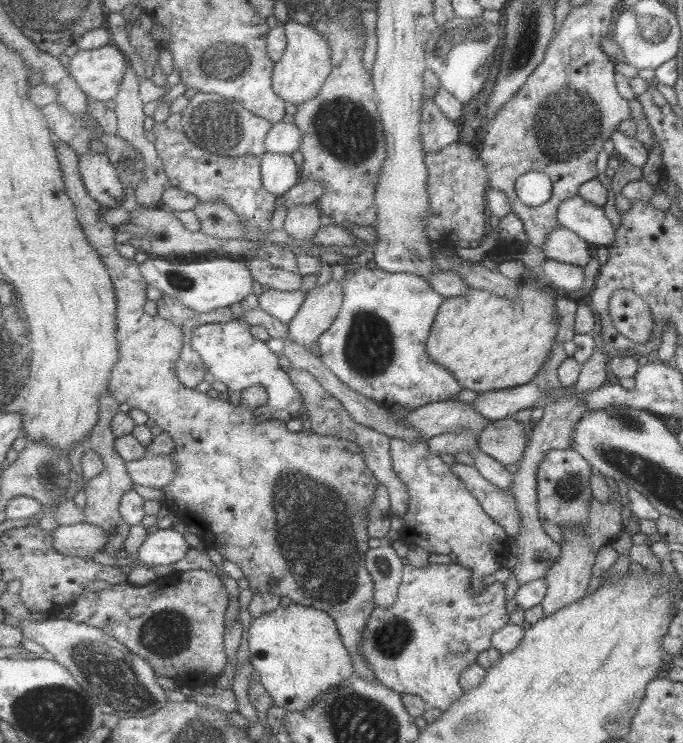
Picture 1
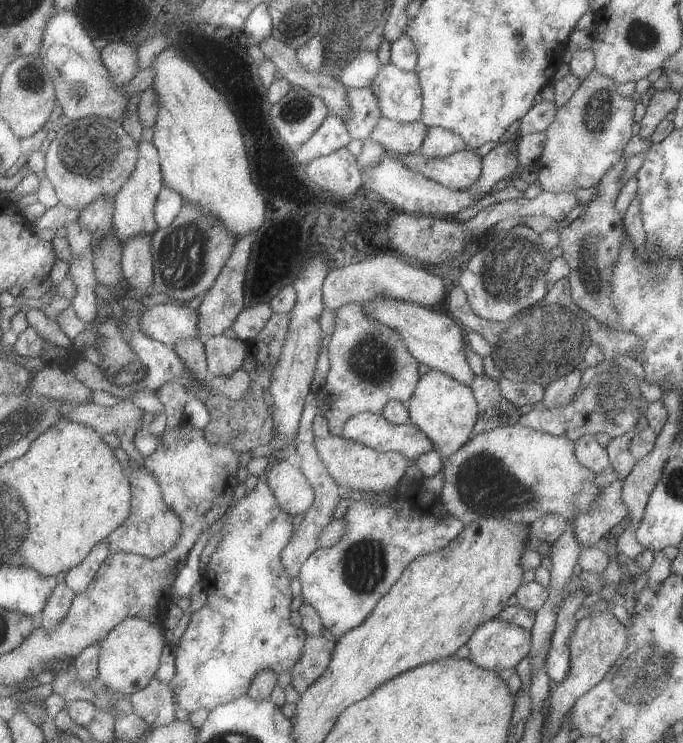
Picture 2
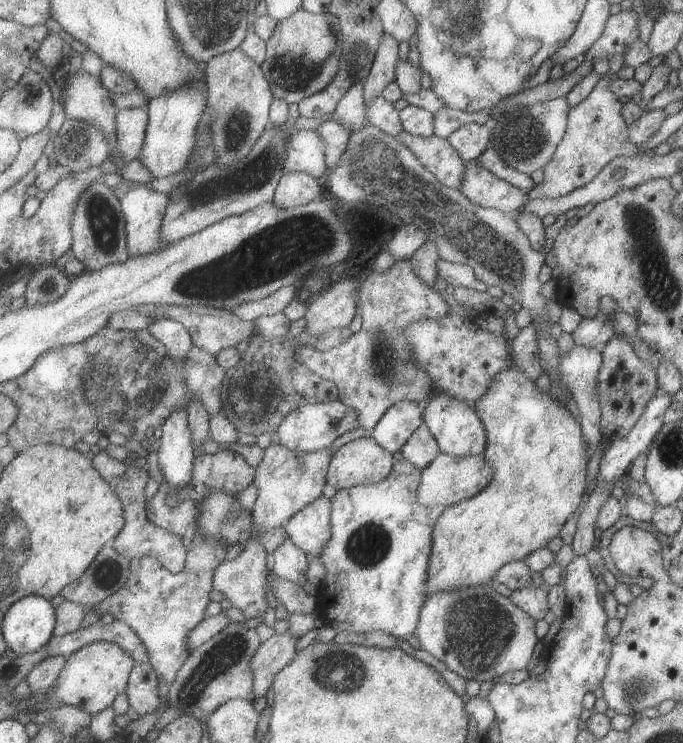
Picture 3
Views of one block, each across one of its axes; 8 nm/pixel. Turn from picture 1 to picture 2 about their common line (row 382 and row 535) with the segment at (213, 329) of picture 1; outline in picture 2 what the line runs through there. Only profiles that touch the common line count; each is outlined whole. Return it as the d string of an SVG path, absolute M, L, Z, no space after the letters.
M273 460L267 464L258 477L257 486L239 500L224 521L220 530L223 534L221 542L211 555L203 576L207 602L192 613L181 641L172 649L175 673L169 684L176 693L178 706L188 713L201 708L211 712L218 706L233 702L248 694L258 672L269 669L277 674L291 673L303 656L308 634L305 629L298 629L291 620L292 576L282 561L283 549L291 542L296 531L294 516L280 505L266 479L268 470L279 461Z

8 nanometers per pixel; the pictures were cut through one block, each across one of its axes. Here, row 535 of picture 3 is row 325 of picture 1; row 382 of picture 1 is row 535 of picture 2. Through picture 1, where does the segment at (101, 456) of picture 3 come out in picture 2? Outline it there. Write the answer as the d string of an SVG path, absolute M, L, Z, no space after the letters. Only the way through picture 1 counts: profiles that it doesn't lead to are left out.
M129 462L129 478L134 494L130 517L106 538L113 553L135 553L156 559L172 551L182 537L184 525L181 517L165 502L162 489L147 467Z

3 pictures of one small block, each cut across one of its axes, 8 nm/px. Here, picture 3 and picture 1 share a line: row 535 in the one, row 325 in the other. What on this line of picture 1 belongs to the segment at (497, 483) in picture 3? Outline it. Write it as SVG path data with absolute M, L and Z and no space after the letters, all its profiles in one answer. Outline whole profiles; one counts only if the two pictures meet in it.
M520 280L516 286L519 295L515 301L481 289L442 300L426 351L435 363L451 371L464 389L480 393L530 382L553 346L558 328L555 299L545 287L535 289Z

